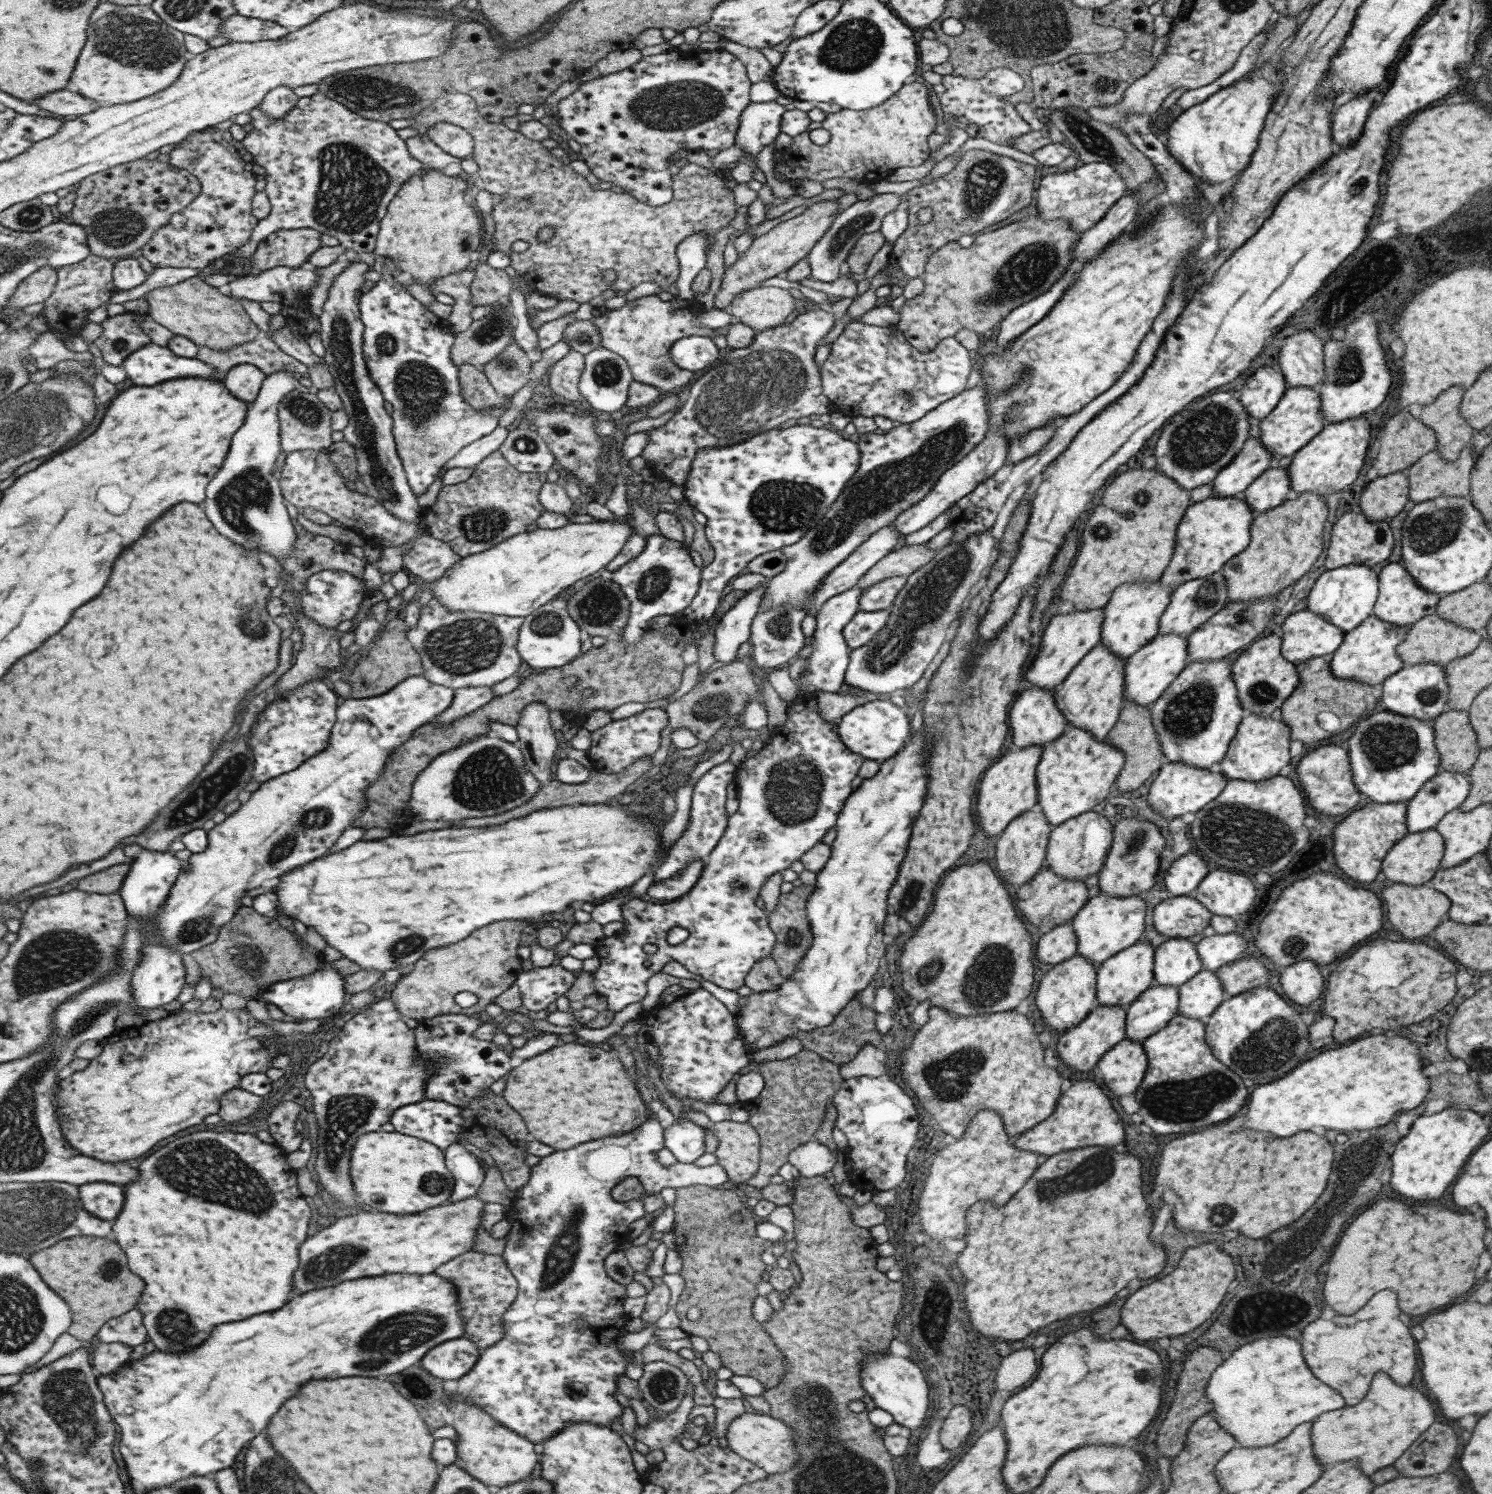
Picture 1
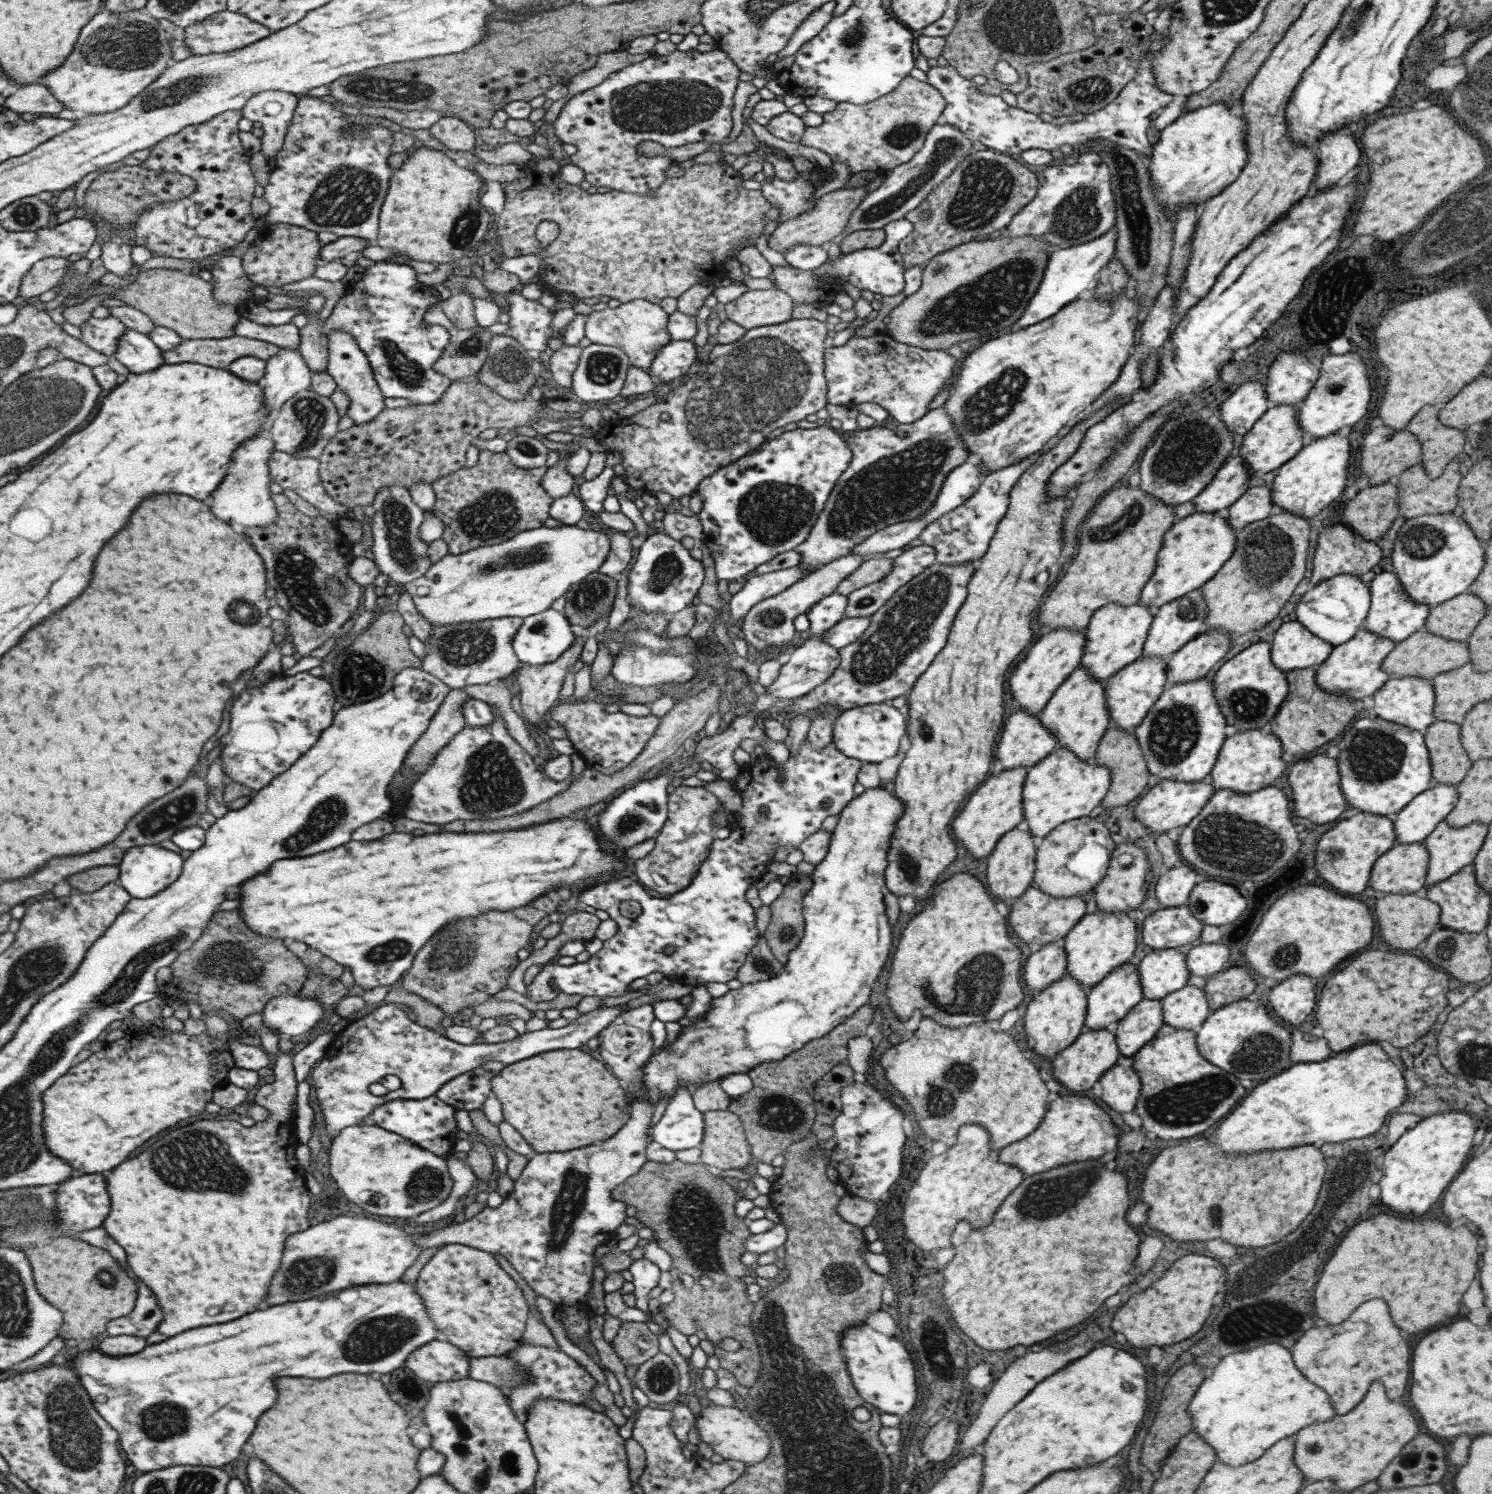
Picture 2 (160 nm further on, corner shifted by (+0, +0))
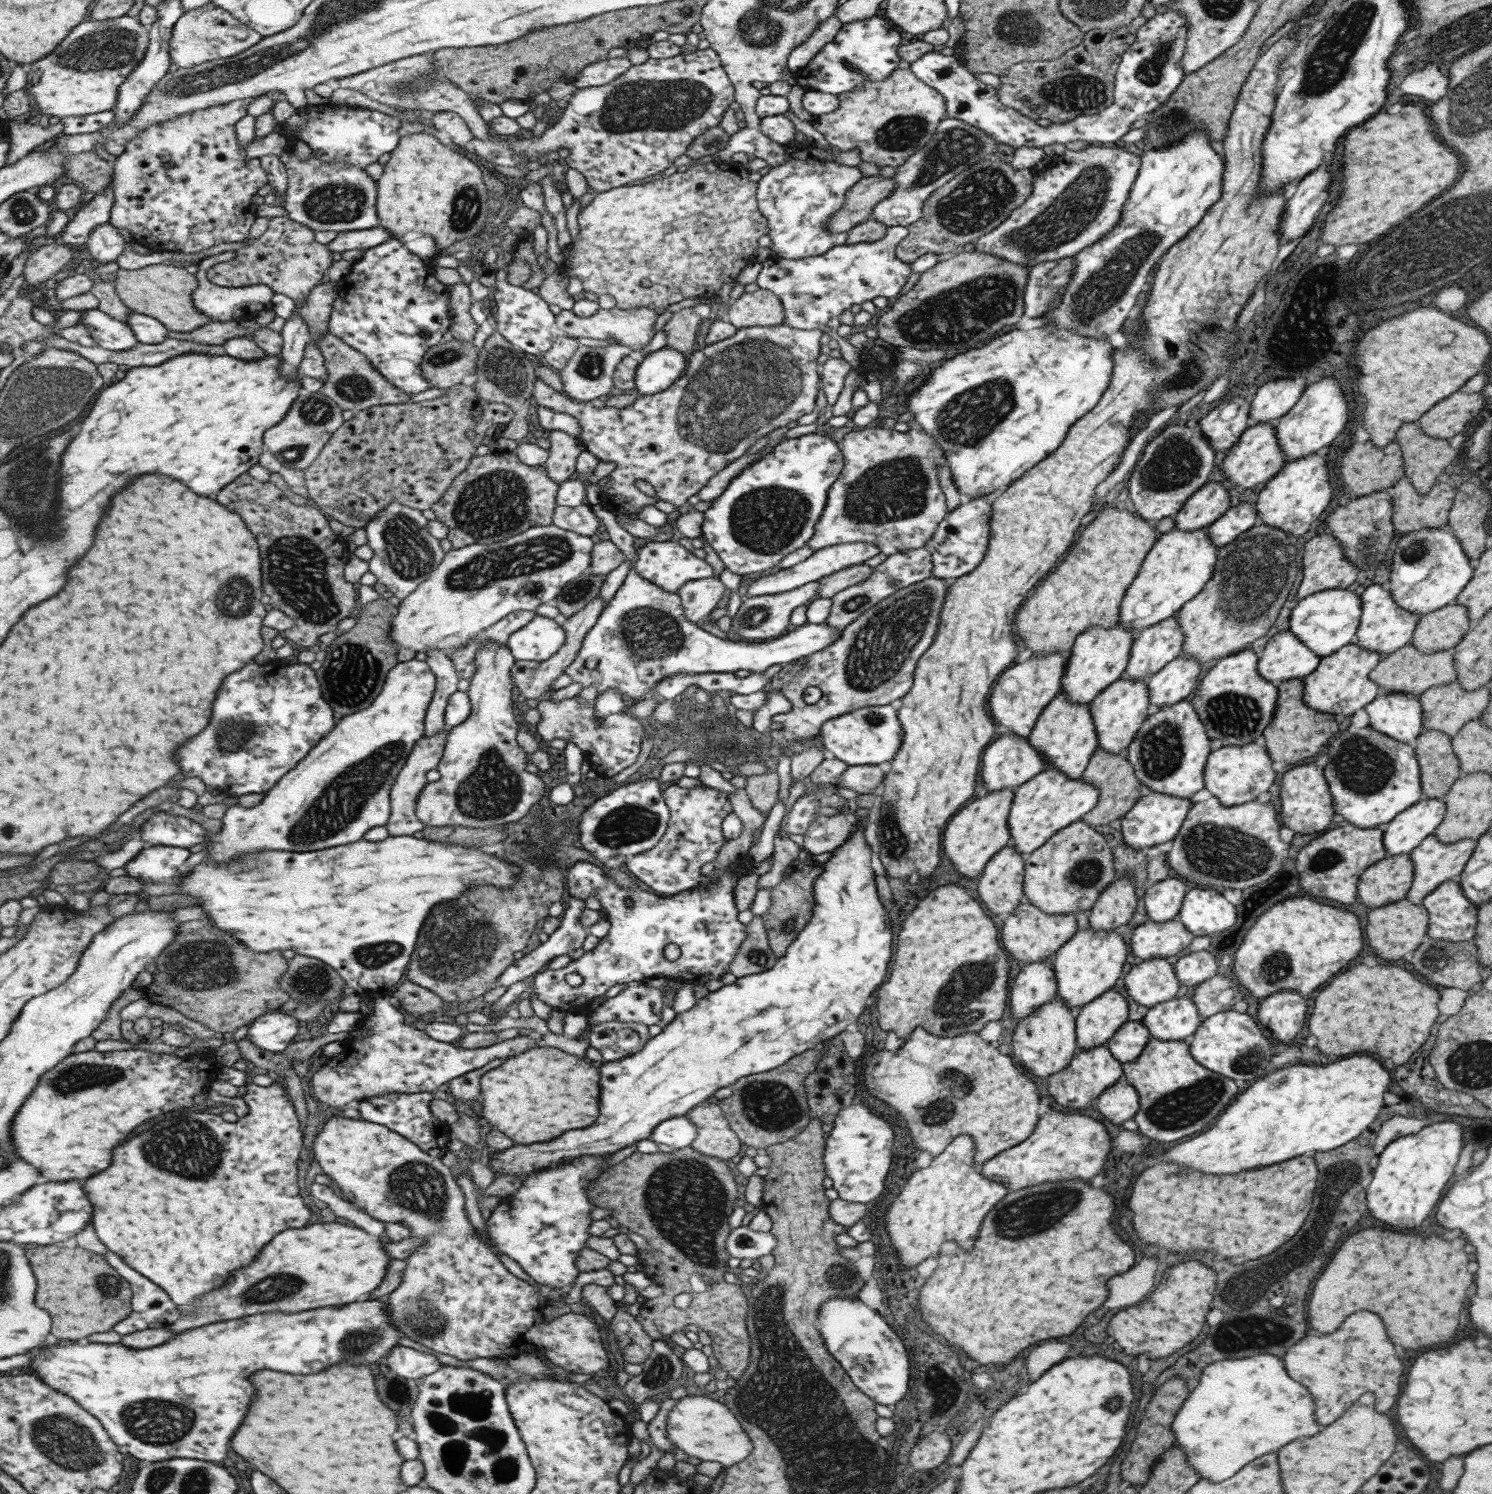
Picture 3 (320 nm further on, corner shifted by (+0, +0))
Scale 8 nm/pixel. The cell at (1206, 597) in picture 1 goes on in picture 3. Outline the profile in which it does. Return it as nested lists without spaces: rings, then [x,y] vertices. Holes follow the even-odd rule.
[[[1176,614],[1143,629],[1133,640],[1123,677],[1146,679],[1180,655],[1183,635],[1176,623]]]

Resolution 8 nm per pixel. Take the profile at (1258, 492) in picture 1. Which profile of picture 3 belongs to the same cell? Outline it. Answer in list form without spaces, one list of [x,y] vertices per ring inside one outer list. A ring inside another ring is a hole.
[[[1243,502],[1229,508],[1222,516],[1207,526],[1209,541],[1216,548],[1221,548],[1232,542],[1239,534],[1257,524],[1255,504]]]

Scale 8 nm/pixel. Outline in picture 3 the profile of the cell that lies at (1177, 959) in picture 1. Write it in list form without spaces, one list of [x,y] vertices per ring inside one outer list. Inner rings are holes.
[[[1152,958],[1132,966],[1123,986],[1135,1004],[1149,1008],[1175,997],[1180,985],[1165,958]]]

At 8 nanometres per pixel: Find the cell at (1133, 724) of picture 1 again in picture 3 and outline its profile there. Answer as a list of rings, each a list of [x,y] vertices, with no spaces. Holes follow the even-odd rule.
[[[1098,746],[1089,757],[1087,766],[1084,768],[1079,780],[1093,785],[1098,790],[1098,799],[1095,806],[1087,814],[1084,814],[1080,820],[1100,830],[1107,823],[1118,820],[1125,815],[1144,792],[1141,783],[1135,778],[1133,767],[1127,762],[1125,754],[1105,752]]]

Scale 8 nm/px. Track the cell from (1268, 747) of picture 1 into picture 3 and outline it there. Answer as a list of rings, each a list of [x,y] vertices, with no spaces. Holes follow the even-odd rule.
[[[1246,742],[1243,746],[1223,746],[1210,752],[1202,773],[1205,790],[1223,806],[1237,806],[1255,800],[1261,792],[1267,791],[1277,776],[1265,747],[1254,742]]]

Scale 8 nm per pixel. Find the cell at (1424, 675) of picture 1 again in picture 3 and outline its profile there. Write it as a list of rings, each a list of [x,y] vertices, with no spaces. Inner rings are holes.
[[[1379,692],[1364,706],[1368,726],[1397,742],[1413,744],[1423,730],[1418,696],[1409,692]]]

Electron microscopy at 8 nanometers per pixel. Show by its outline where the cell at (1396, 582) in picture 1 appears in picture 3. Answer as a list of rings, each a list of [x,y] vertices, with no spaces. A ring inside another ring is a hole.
[[[1377,583],[1367,586],[1359,596],[1359,600],[1360,619],[1353,642],[1357,647],[1373,650],[1381,656],[1385,656],[1410,642],[1419,615],[1397,606],[1389,591],[1383,590]]]

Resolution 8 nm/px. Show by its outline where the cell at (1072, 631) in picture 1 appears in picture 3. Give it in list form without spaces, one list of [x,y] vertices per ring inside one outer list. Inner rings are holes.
[[[1058,652],[1031,654],[1021,663],[1011,665],[998,677],[990,690],[987,705],[992,720],[1005,726],[1013,734],[1028,738],[1030,730],[1044,706],[1047,706],[1060,690],[1060,678],[1064,673],[1066,658]]]

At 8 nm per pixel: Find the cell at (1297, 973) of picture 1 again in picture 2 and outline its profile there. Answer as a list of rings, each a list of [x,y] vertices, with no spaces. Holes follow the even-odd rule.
[[[1289,976],[1277,985],[1271,985],[1267,1004],[1278,1021],[1294,1028],[1315,1006],[1315,984],[1307,976]]]

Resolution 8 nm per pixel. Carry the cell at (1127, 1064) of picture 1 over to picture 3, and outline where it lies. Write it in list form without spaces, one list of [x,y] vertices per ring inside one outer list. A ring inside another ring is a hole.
[[[1121,1075],[1097,1097],[1097,1112],[1113,1124],[1133,1118],[1138,1110],[1138,1094]]]

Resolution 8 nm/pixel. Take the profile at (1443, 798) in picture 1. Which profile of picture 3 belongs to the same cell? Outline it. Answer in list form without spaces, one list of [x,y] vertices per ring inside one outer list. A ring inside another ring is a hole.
[[[1425,797],[1396,814],[1381,827],[1387,856],[1410,853],[1426,836],[1433,834],[1444,812],[1442,799]]]

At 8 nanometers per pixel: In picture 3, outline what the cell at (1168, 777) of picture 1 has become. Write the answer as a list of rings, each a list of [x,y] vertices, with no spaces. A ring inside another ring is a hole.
[[[1144,791],[1126,814],[1117,820],[1122,841],[1130,848],[1144,850],[1172,840],[1192,804],[1186,798],[1175,798],[1171,794]]]

